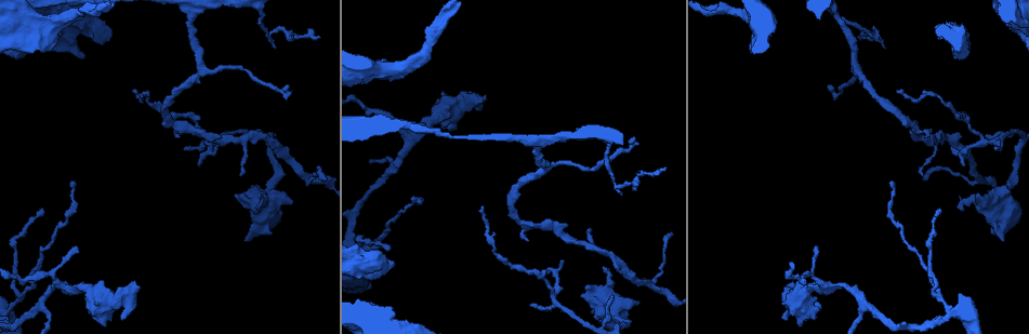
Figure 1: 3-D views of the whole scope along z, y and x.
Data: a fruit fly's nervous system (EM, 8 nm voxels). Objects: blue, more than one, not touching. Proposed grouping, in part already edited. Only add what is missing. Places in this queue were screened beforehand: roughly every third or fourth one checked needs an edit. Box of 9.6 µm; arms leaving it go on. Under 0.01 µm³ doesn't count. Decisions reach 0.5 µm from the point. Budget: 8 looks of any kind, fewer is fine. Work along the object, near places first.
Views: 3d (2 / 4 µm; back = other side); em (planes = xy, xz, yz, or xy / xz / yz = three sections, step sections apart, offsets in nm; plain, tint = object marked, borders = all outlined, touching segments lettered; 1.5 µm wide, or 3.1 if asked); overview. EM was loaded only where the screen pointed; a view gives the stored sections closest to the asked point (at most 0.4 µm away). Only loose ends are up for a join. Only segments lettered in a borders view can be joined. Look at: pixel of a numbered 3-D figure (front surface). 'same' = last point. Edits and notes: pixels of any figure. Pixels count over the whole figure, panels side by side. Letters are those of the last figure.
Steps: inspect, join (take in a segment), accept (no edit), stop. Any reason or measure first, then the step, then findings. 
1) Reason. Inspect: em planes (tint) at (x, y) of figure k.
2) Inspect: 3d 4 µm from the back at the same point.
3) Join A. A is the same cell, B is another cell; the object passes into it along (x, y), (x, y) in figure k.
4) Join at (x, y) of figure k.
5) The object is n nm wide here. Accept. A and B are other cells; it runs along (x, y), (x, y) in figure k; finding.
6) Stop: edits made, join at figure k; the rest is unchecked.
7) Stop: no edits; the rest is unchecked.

Branch stops here. Inspect: 3d 2 µm from the back at (123, 317) of figure 1.

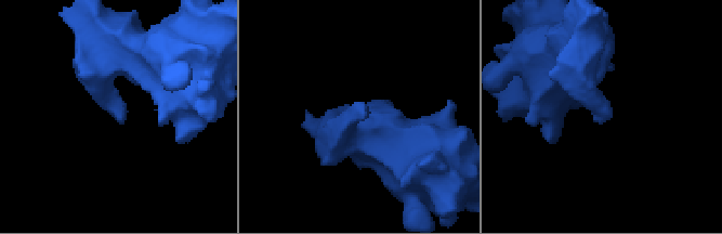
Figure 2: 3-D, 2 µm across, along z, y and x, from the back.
Inspect: em yz step 4 (tint) at (123, 121) of figure 2.

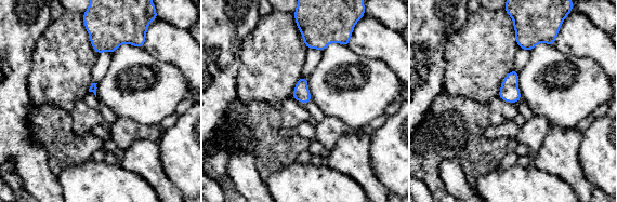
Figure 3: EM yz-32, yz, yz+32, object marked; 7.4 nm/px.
Inspect: em planes (borders) at the same point.

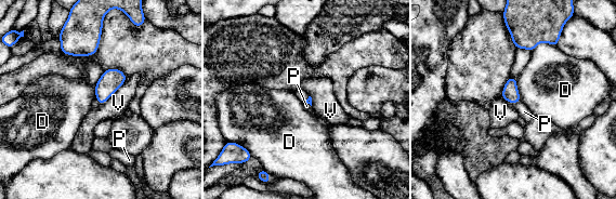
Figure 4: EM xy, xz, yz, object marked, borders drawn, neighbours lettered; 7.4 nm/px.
Accept. D, P and V are other cells; a border runs along (520, 101), (513, 105) in figure 4; no lettered segment goes on from it.

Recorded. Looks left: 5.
Thin end. Inspect: 3d 2 µm from the back at (997, 150) of figure 1.

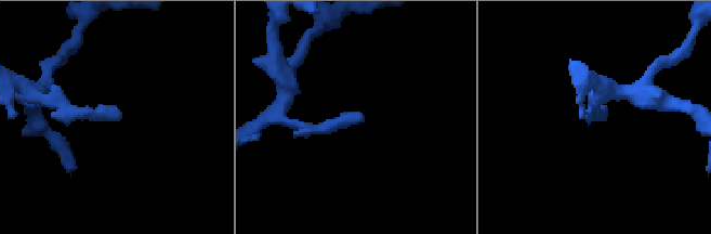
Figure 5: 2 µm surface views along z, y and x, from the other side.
Shape alone is not enough. Inspect: em xz step 8 (borders) at (363, 117) of figure 5.

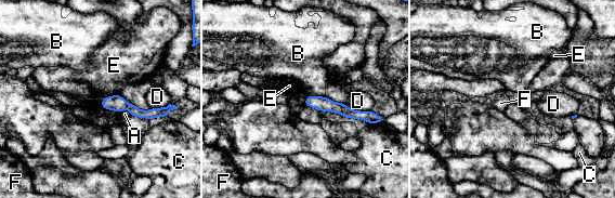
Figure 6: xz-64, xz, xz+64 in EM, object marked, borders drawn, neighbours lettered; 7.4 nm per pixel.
Accept. A, B, C, D, E and F are other cells; it runs along (308, 101), (368, 117) in figure 6; no lettered segment goes on from it.

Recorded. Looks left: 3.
Thick end. Inspect: 3d 4 µm from the back at (56, 42) of figure 1.

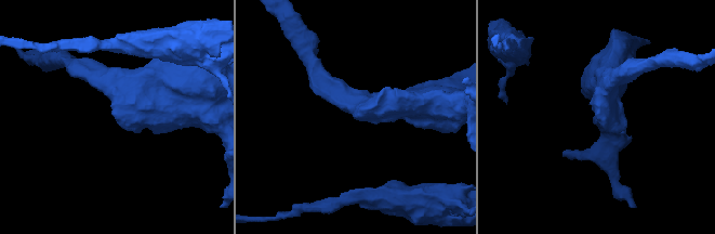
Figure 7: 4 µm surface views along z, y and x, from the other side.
Inspect: em planes (borders) at (112, 113) of figure 7.

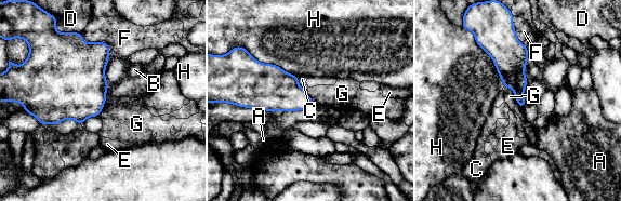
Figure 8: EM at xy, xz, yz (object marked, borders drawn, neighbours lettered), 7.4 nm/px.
Accept. A, B, C, D, E, F, G and H are other cells; a border runs along (503, 86), (512, 90), (522, 108) in figure 8; none of them fits.

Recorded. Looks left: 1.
Stop: no edits; the rest is unchecked.

